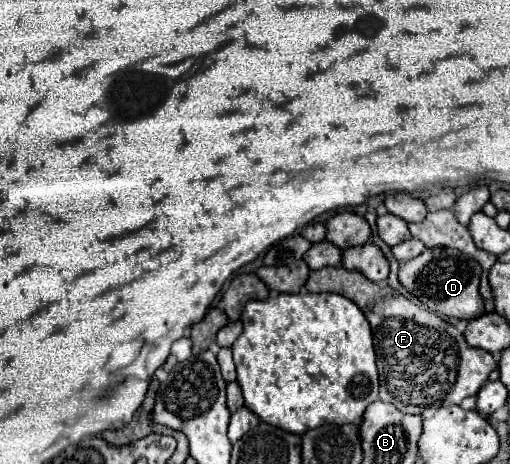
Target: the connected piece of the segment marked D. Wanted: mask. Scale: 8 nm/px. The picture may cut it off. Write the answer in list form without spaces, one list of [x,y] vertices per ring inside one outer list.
[[[426,249],[416,259],[410,259],[400,267],[400,283],[410,295],[420,299],[430,311],[456,317],[456,319],[476,319],[486,313],[484,299],[478,291],[480,287],[480,267],[476,261],[456,249]]]

